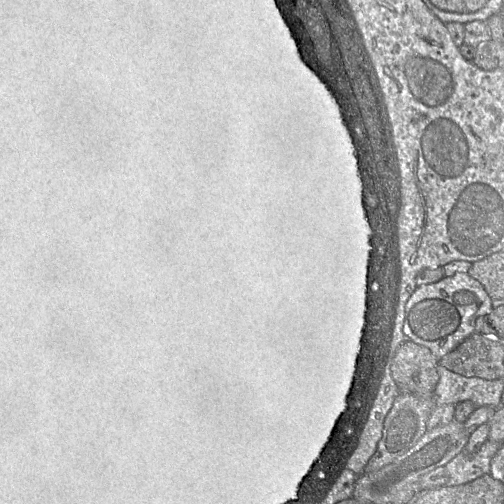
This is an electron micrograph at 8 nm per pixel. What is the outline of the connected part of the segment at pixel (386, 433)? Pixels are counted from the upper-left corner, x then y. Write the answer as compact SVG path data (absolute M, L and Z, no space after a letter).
M400 392L385 418L382 437L364 473L376 472L406 454L427 432L427 422L435 407L434 394L416 395Z

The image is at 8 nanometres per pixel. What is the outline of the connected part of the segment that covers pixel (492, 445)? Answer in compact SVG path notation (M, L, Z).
M488 440L475 453L458 454L445 467L448 471L447 486L458 486L490 474L491 461L502 444Z

